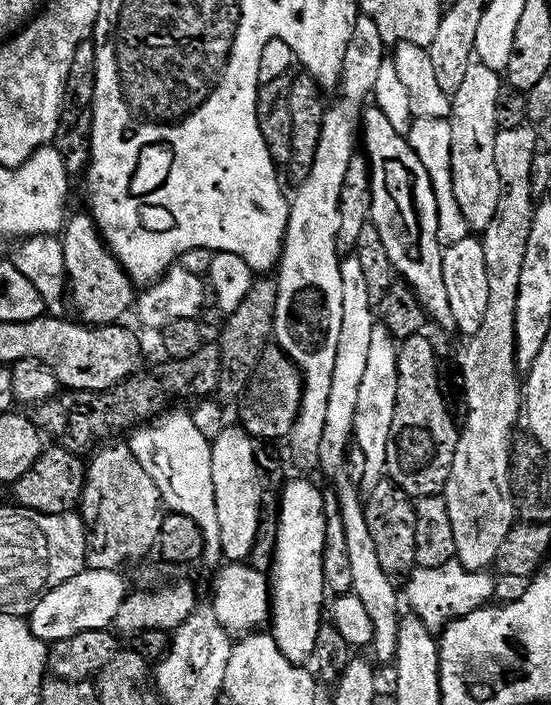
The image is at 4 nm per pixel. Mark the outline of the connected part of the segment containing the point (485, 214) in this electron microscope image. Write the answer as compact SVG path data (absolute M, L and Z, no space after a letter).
M474 62L466 70L466 79L462 81L462 87L457 90L456 95L452 97L452 115L450 117L450 123L452 125L452 177L454 178L454 198L458 198L458 210L462 210L462 218L466 218L469 229L476 234L483 234L490 226L490 222L494 222L494 214L498 214L498 202L502 198L502 178L498 174L498 162L494 158L494 142L496 141L496 134L498 131L496 119L500 116L500 84L502 88L501 73L490 70L490 66Z

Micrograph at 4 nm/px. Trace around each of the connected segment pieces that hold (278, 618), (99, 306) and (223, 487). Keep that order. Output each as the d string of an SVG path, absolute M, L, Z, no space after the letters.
M290 480L283 485L284 497L278 501L280 529L270 573L270 634L291 664L304 666L310 654L314 654L322 622L326 620L326 589L322 574L326 544L325 493L319 492L308 480Z
M73 215L71 219L65 223L62 233L62 243L64 246L64 257L66 258L66 270L70 281L70 300L76 303L76 308L80 311L79 319L88 326L112 326L120 320L128 311L130 313L134 308L134 301L137 299L138 292L134 287L132 279L125 272L124 267L116 261L116 256L111 248L104 241L97 228L95 220L91 215L84 216Z
M228 426L212 441L214 502L218 504L218 530L222 538L224 560L228 562L247 561L250 550L254 550L254 538L258 538L262 511L262 473L256 461L257 451L253 437L240 426Z

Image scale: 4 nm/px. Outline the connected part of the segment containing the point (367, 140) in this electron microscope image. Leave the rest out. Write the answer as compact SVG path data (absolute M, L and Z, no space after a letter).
M375 106L369 107L362 116L362 148L368 151L366 159L372 169L373 206L370 223L376 226L381 234L395 275L415 292L416 297L420 299L420 305L431 319L433 316L442 327L451 329L453 323L450 298L446 294L446 282L442 278L444 248L438 234L438 202L434 186L430 182L430 174L426 174L426 166L418 162L418 154L414 154L407 139L400 136L394 126L390 126L386 114L382 114L382 110Z

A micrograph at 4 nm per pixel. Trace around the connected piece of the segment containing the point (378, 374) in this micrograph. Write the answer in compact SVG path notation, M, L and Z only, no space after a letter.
M377 323L374 335L370 338L370 359L366 365L366 374L362 377L352 431L355 447L361 448L363 456L366 457L366 478L362 488L368 494L385 479L388 471L390 430L394 430L394 406L398 406L399 353L398 342L390 334L388 325Z

